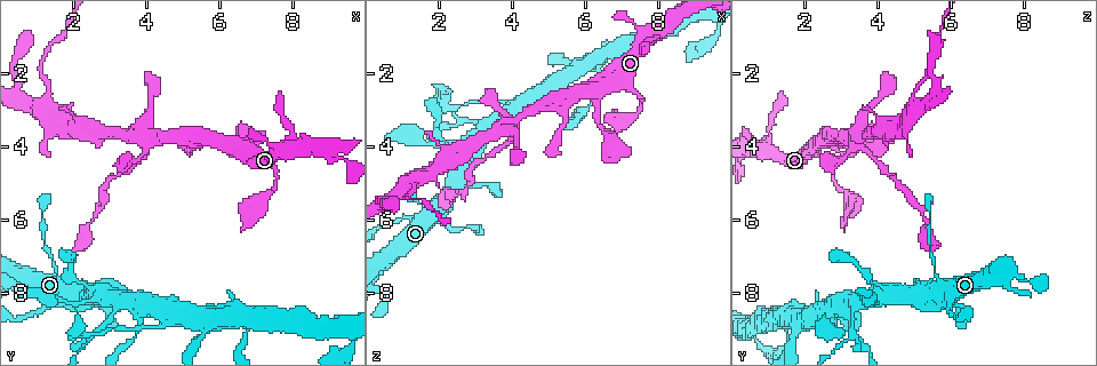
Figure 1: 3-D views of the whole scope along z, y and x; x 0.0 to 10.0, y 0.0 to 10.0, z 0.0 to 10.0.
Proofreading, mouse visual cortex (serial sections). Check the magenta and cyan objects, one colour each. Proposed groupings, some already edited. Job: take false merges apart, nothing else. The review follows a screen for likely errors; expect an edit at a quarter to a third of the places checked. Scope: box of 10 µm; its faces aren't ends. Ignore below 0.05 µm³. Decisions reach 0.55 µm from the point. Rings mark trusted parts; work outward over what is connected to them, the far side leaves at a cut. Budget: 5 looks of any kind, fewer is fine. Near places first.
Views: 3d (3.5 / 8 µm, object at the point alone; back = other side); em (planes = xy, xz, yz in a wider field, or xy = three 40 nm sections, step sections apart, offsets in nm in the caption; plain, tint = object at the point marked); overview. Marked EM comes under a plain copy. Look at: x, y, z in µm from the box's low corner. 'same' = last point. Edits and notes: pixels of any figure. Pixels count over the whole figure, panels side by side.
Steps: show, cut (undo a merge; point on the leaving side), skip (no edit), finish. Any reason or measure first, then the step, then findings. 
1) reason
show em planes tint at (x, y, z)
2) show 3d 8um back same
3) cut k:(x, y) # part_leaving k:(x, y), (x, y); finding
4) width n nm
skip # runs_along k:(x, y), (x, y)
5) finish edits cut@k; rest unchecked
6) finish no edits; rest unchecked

sharp bend
show 3d 8um at (2.80, 7.70, 5.10)

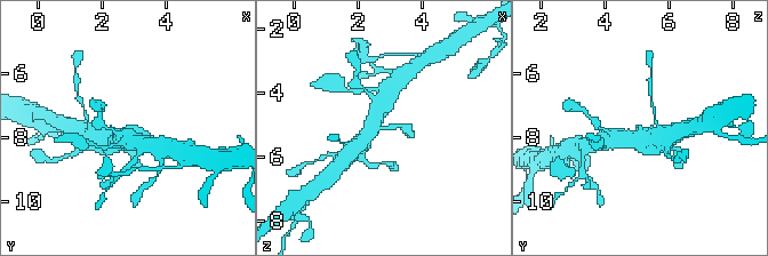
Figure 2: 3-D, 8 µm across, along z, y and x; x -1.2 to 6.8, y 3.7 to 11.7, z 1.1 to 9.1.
closer look
show 3d 3.5um same

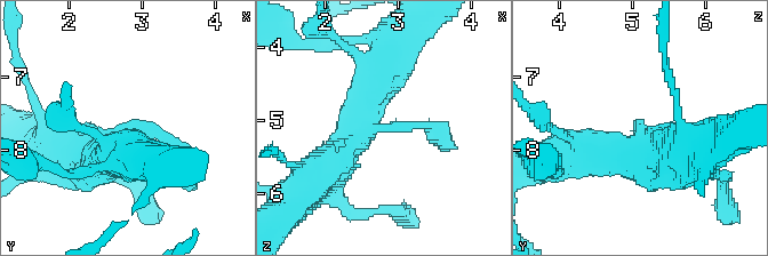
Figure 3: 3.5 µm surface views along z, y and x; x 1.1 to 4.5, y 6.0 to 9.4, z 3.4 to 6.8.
arms 3; arm_widths 150, 500, 500 nm; shape alone is not enough
show em xy step 3 tint at (2.80, 7.65, 5.10)

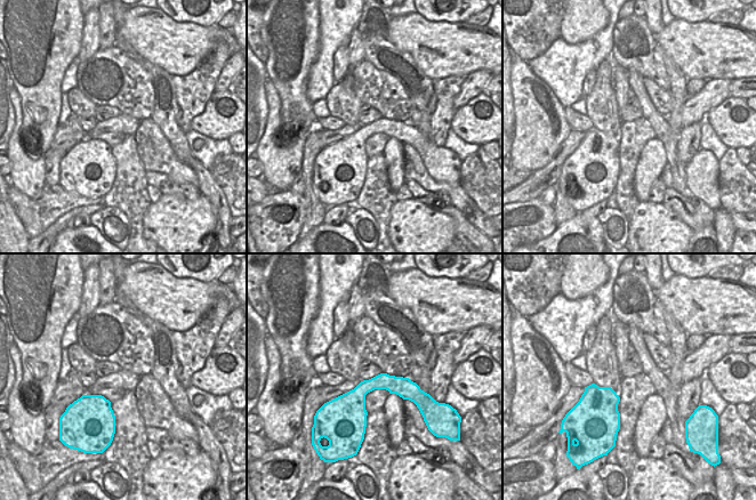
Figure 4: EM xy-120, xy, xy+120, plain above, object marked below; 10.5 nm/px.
skip # runs_along 3:(335, 160), (360, 128), (430, 125), (440, 136); all the same cell

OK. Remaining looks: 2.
three-way junction
show 3d 3.5um back at (2.40, 9.35, 3.10)

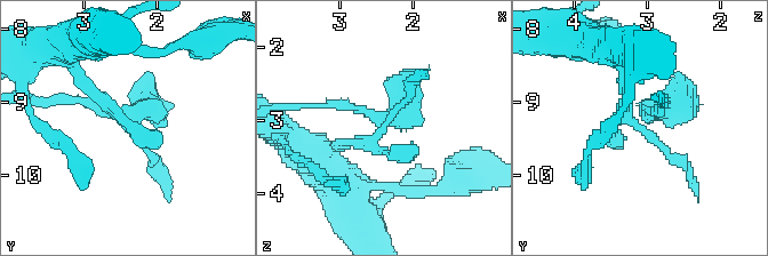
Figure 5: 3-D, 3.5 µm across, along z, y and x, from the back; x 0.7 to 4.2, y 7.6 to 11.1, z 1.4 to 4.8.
need the tissue
show em xy step 3 tint at (2.35, 9.35, 3.05)

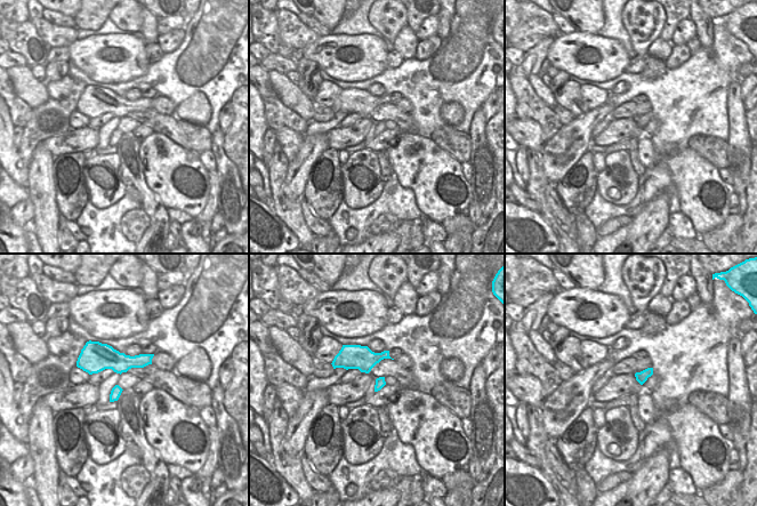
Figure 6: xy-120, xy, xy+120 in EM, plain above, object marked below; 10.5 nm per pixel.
skip # runs_along 5:(333, 145), (378, 134), (417, 74); all the same cell

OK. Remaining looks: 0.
finish no edits; rest unchecked

